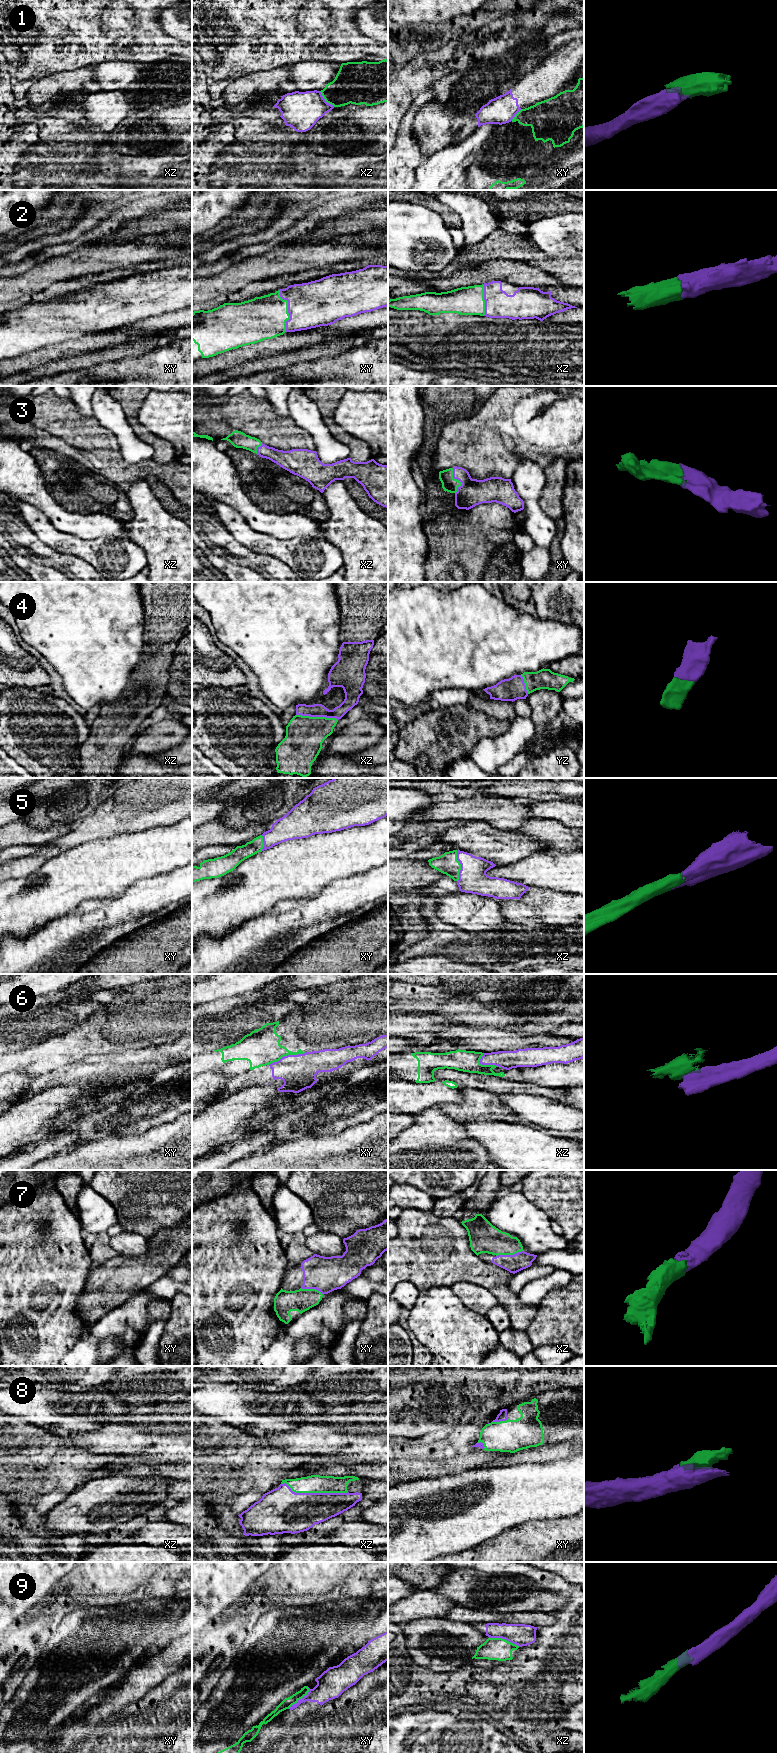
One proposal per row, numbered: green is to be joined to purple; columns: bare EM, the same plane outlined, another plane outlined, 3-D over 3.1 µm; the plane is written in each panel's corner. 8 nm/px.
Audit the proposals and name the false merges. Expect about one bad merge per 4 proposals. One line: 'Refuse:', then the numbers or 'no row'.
Refuse: 1, 6, 9

